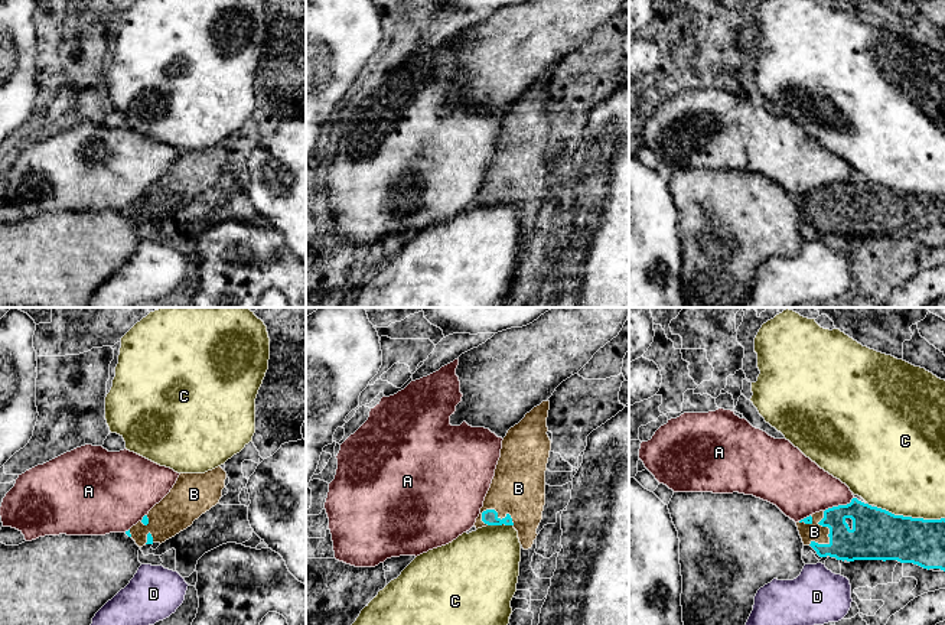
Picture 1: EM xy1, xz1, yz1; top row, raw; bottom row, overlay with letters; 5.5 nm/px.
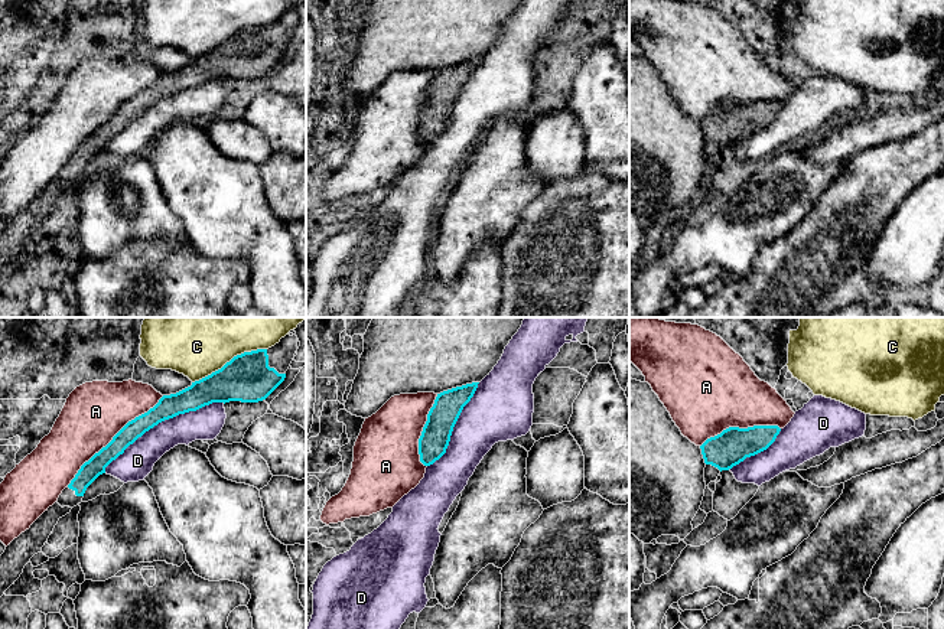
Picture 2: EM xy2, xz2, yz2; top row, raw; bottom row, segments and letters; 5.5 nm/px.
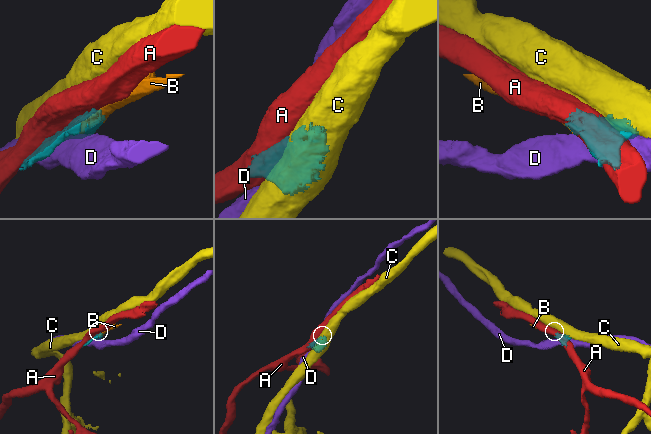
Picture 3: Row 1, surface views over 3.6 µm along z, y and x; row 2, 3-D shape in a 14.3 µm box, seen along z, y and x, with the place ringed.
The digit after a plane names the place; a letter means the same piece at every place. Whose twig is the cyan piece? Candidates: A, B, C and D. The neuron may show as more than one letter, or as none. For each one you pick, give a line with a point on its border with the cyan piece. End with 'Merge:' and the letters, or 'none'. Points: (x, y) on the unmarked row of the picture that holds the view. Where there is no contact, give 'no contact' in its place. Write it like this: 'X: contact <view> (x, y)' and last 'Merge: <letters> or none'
B: contact yz1 (828, 211)
Merge: B

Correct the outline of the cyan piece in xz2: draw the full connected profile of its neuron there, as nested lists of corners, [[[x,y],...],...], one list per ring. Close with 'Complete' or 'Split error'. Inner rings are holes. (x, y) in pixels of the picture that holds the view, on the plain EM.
[[[472,59],[437,71],[419,115],[420,138],[424,143],[433,141],[446,130],[453,104],[478,61]]]. Complete

